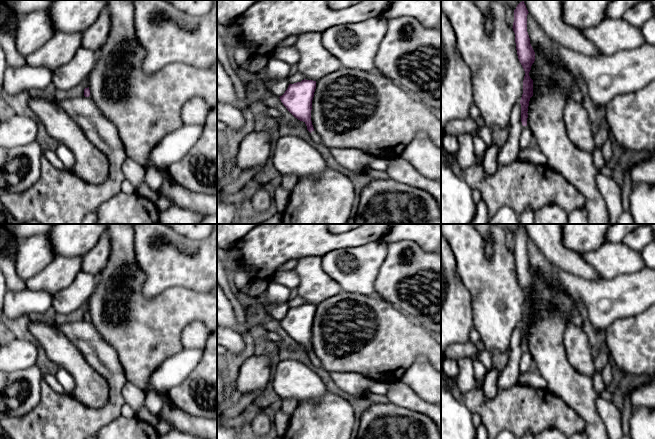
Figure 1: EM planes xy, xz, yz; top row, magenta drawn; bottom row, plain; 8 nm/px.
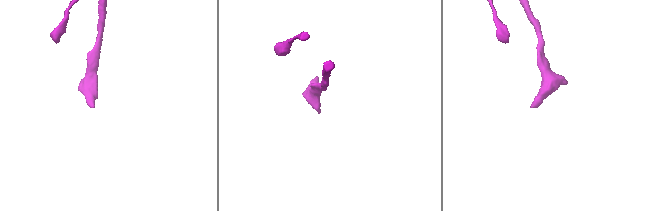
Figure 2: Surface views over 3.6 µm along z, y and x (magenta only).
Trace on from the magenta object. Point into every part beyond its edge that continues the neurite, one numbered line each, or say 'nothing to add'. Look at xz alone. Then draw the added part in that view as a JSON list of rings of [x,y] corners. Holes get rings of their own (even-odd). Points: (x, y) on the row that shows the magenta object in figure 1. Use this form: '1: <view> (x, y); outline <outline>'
1: xz (314, 135); outline [[[312,131],[312,132],[310,133],[310,135],[311,135],[311,138],[312,138],[315,142],[322,144],[322,139],[321,139],[321,137],[320,137],[315,131]]]

